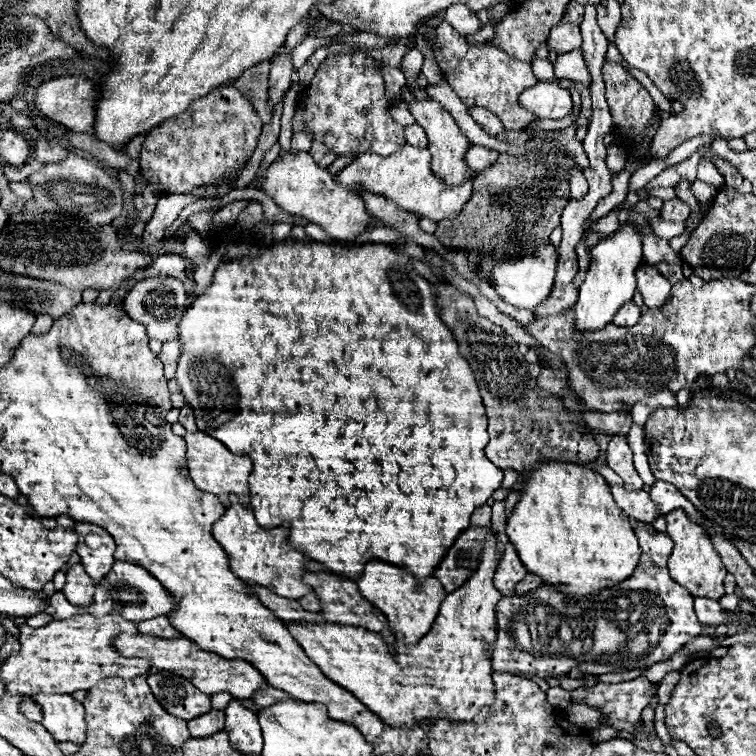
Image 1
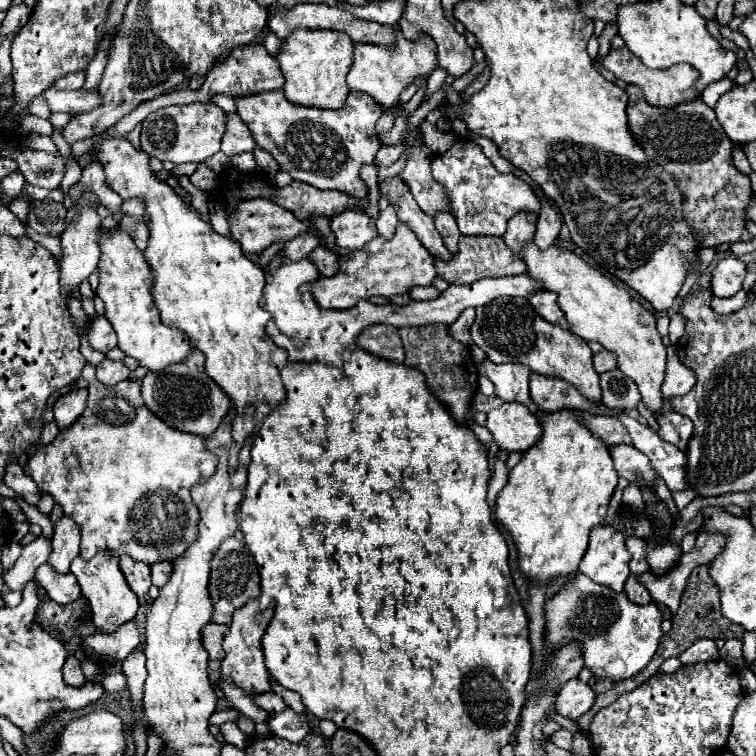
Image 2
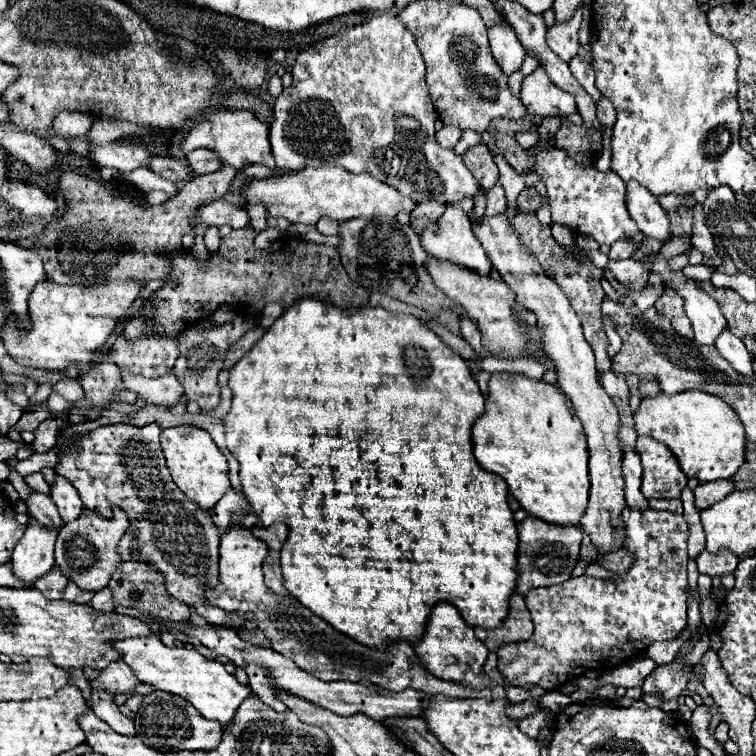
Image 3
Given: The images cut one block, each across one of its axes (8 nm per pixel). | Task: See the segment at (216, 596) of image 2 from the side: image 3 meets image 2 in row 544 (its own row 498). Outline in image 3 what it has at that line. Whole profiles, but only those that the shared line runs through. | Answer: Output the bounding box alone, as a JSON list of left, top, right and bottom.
[210,488,258,536]

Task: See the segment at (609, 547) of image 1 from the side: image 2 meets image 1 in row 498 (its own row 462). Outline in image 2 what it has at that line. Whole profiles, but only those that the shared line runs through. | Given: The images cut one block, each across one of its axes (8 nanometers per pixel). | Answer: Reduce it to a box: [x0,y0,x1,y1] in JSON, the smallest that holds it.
[496,408,618,588]

